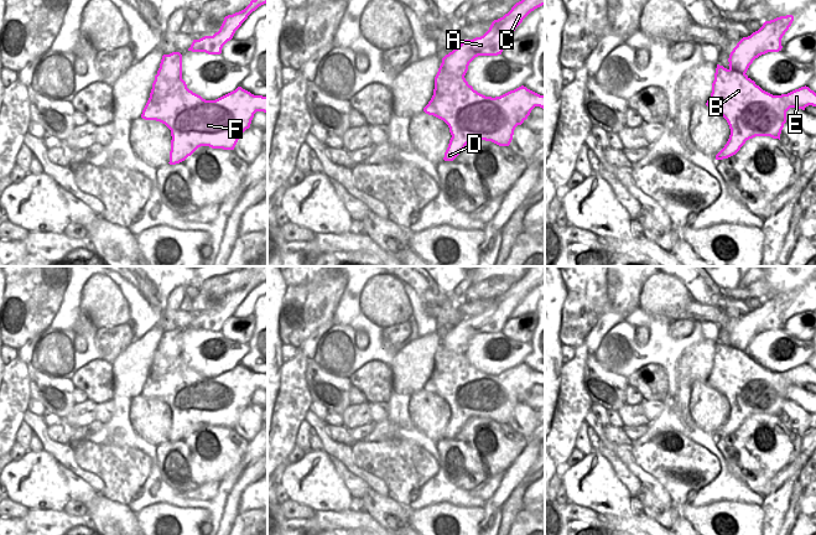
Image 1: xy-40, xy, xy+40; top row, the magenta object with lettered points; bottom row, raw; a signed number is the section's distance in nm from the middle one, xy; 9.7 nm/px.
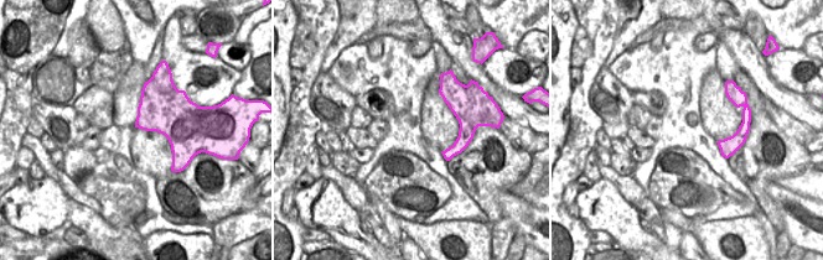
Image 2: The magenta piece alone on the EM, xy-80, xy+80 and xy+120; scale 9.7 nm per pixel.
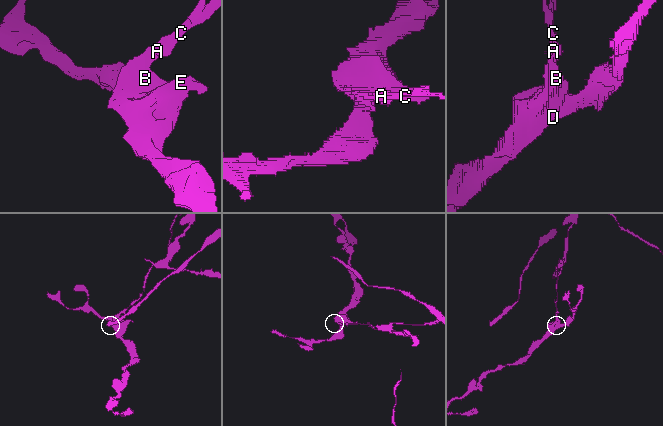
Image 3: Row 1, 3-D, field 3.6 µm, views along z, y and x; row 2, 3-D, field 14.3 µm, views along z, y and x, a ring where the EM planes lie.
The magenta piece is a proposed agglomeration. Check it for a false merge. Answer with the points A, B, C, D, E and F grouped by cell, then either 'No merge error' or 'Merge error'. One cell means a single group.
Groups: A C / B D E F. Merge error.

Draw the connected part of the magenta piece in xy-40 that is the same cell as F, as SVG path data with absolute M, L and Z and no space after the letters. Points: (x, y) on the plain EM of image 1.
M156 352L141 395L160 399L171 407L168 441L176 442L184 438L201 424L234 427L240 412L250 405L256 389L267 390L267 374L254 373L238 364L215 378L206 378L189 368L183 357L166 358L162 353Z

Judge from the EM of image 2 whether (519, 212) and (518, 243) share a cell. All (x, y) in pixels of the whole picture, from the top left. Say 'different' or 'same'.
different

